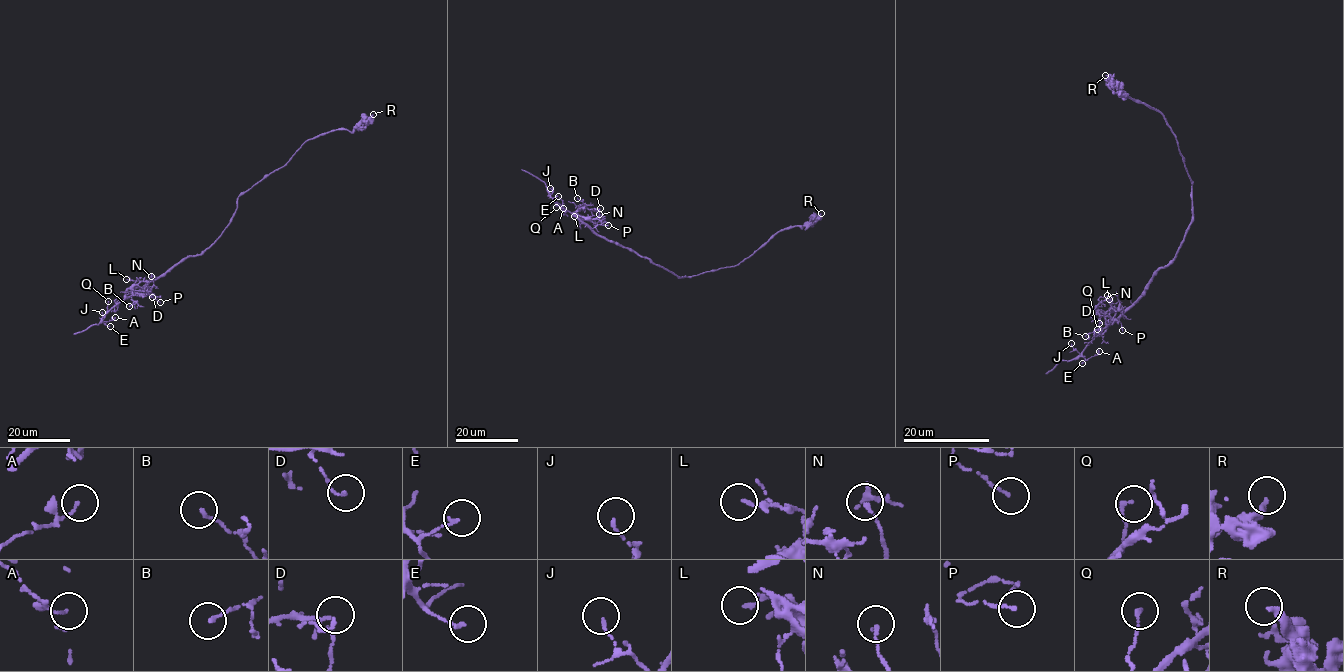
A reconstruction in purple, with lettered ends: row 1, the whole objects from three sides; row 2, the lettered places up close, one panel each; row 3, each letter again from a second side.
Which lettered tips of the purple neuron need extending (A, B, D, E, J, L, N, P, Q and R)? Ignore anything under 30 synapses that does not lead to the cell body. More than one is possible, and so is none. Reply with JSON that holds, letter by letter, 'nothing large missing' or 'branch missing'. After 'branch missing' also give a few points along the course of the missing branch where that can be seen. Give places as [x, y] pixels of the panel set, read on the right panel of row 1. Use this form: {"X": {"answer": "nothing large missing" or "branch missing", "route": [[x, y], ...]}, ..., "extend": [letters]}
{"A": {"answer": "nothing large missing"}, "B": {"answer": "nothing large missing"}, "D": {"answer": "nothing large missing"}, "E": {"answer": "nothing large missing"}, "J": {"answer": "nothing large missing"}, "L": {"answer": "nothing large missing"}, "N": {"answer": "nothing large missing"}, "P": {"answer": "nothing large missing"}, "Q": {"answer": "nothing large missing"}, "R": {"answer": "nothing large missing"}, "extend": []}

